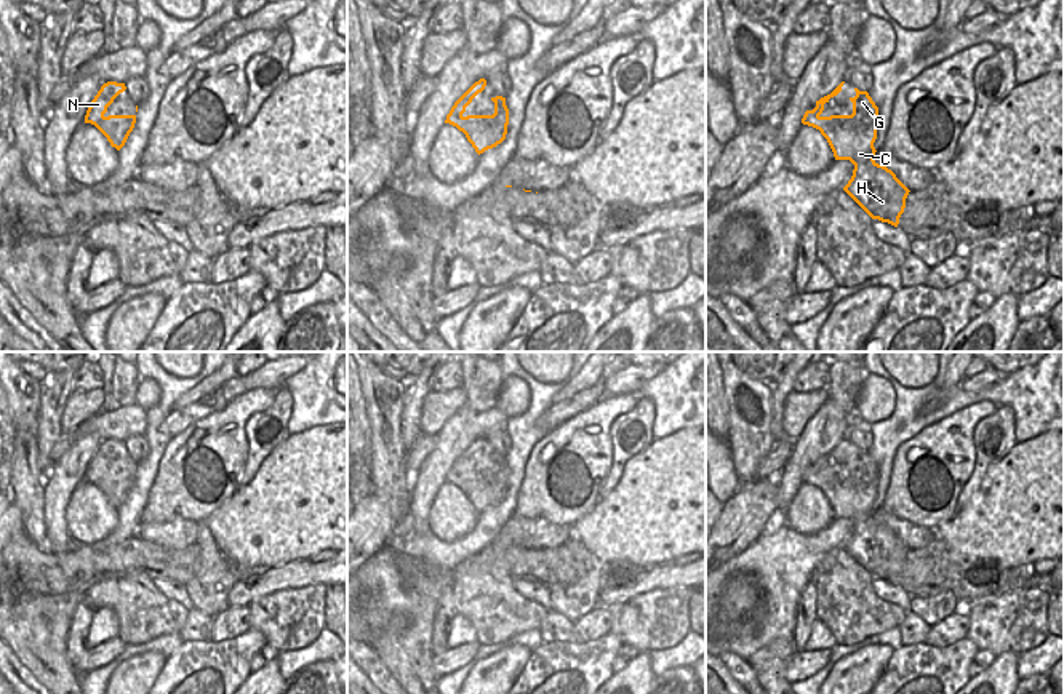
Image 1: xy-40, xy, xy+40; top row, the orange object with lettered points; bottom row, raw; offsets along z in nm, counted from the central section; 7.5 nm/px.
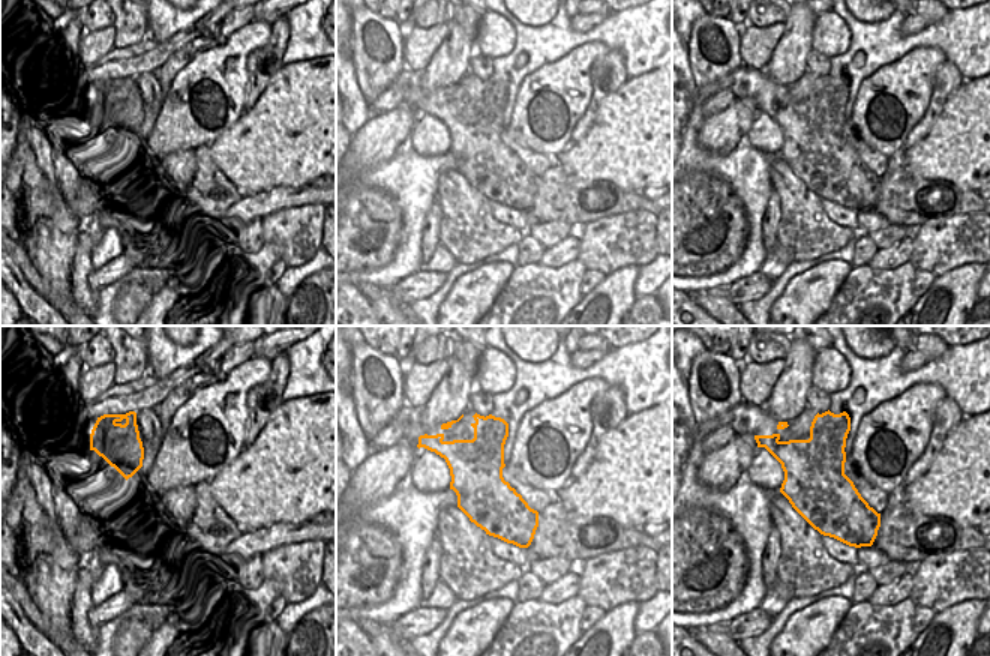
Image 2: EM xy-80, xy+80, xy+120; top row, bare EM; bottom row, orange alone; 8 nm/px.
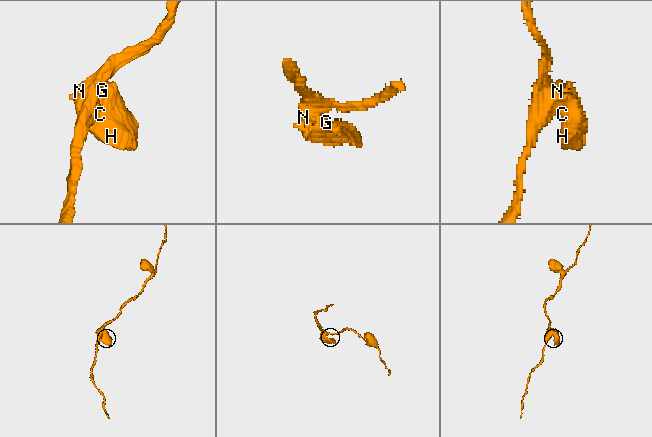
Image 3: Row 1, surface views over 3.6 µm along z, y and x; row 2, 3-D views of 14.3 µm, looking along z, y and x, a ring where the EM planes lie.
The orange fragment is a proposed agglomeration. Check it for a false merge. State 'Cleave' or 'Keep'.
Cleave.

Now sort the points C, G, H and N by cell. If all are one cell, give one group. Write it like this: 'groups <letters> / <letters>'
groups C G H / N

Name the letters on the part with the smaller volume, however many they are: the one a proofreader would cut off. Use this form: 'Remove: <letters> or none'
Remove: C, G, H

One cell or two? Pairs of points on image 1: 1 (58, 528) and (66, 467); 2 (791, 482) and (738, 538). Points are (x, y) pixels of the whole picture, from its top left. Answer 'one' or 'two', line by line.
1: one
2: two

